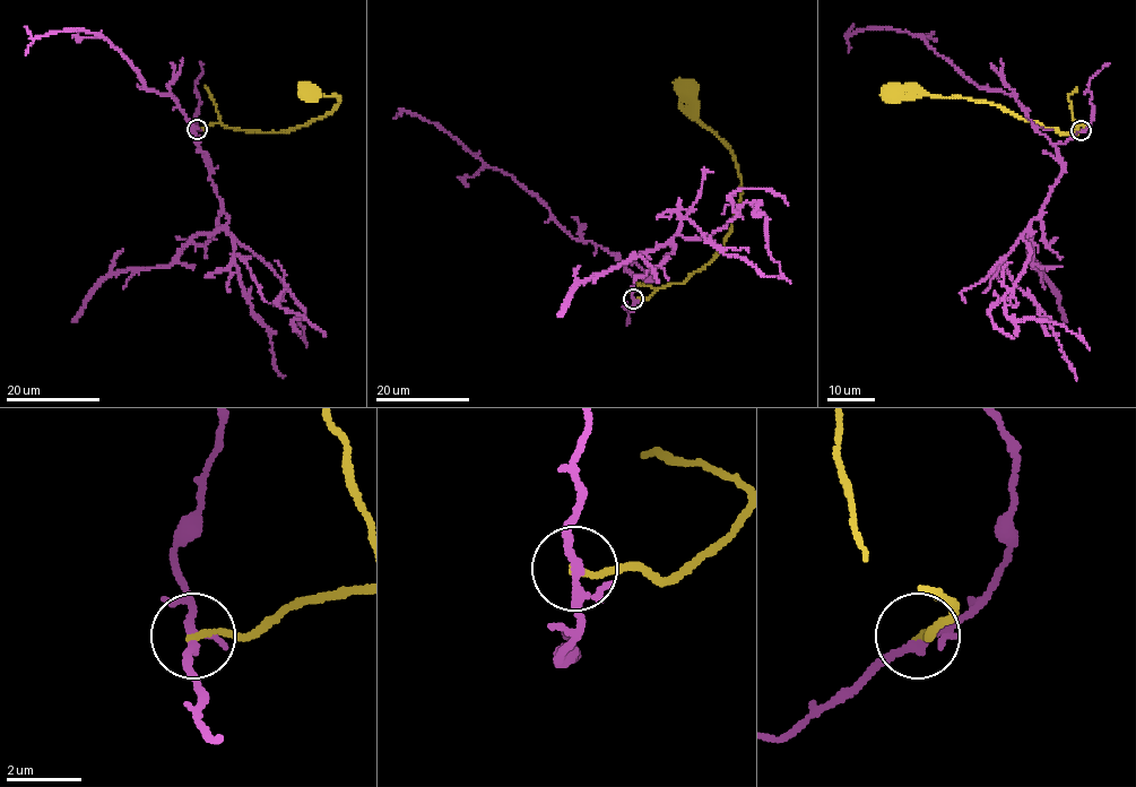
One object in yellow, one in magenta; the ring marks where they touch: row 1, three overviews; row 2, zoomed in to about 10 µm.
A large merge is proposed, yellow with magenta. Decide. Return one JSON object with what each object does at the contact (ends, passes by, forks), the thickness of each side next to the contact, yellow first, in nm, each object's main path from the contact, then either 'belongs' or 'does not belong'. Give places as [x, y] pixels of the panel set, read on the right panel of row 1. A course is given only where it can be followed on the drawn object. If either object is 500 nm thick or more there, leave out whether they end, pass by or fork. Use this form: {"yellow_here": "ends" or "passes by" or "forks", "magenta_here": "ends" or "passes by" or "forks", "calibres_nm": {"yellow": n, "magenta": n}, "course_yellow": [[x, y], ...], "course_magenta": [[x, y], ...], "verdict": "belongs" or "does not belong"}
{"yellow_here": "ends", "magenta_here": "forks", "calibres_nm": {"yellow": 160, "magenta": 170}, "course_yellow": [[1081, 130], [1084, 126], [1080, 126], [1077, 132], [1060, 135], [1055, 128], [1042, 128], [994, 104], [896, 92]], "course_magenta": [[1081, 130], [1055, 145], [1063, 172], [1022, 235], [1029, 258], [1003, 299], [1005, 314], [1061, 323], [1090, 351]], "verdict": "does not belong"}

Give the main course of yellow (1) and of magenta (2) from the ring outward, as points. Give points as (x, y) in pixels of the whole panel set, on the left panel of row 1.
1: (196, 128), (220, 123), (243, 130), (287, 132), (335, 109), (339, 102), (338, 96), (308, 92)
2: (196, 128), (216, 195), (227, 215), (227, 231), (274, 270), (294, 296), (304, 313), (297, 320), (306, 347)

